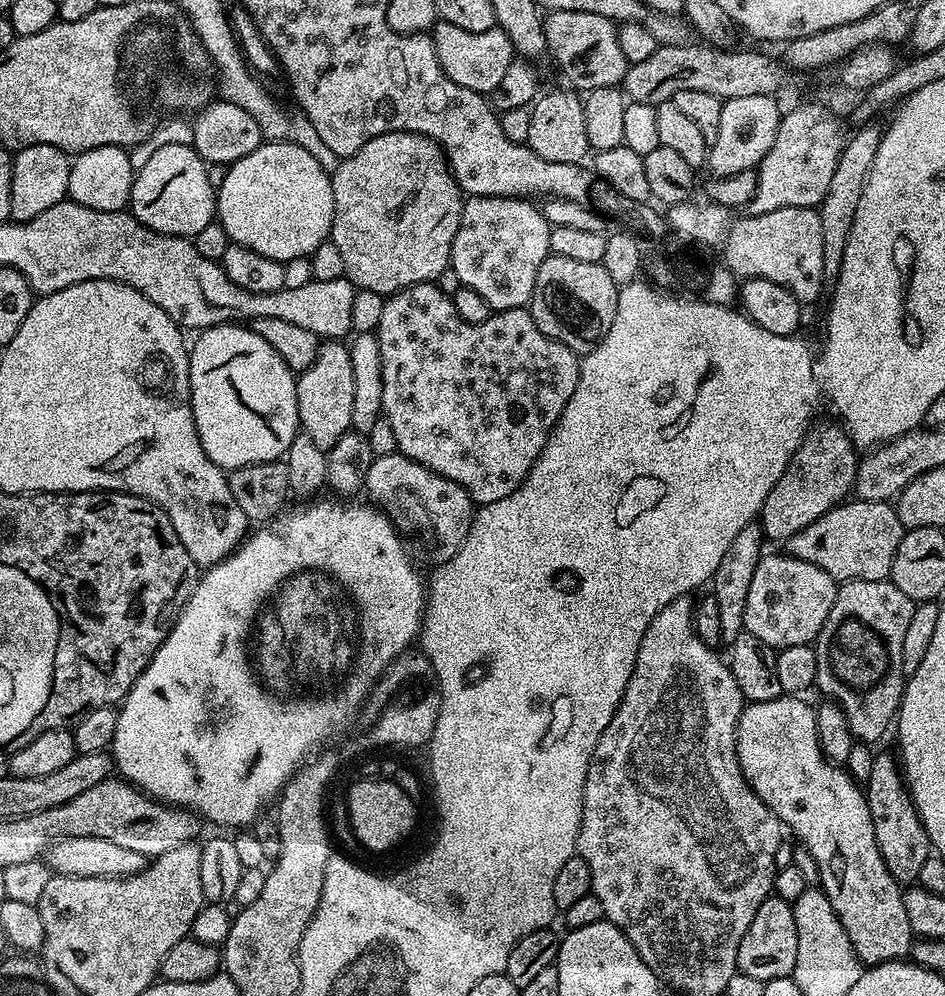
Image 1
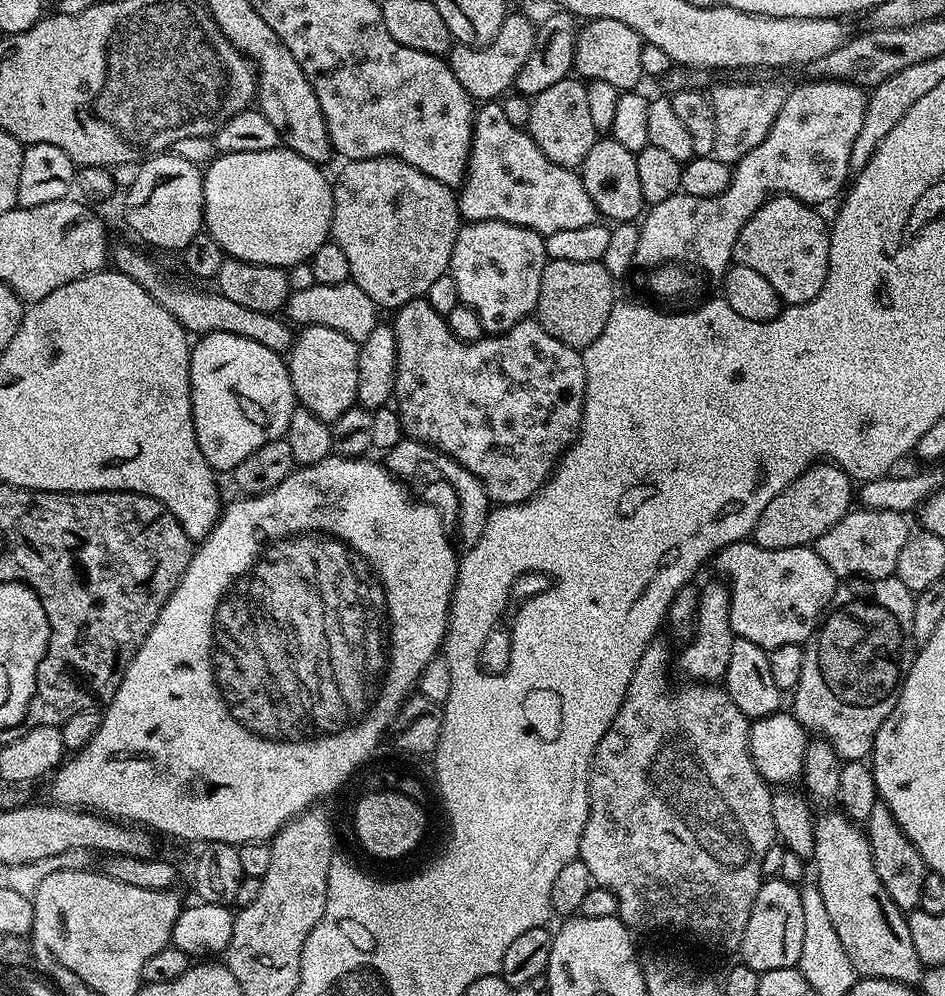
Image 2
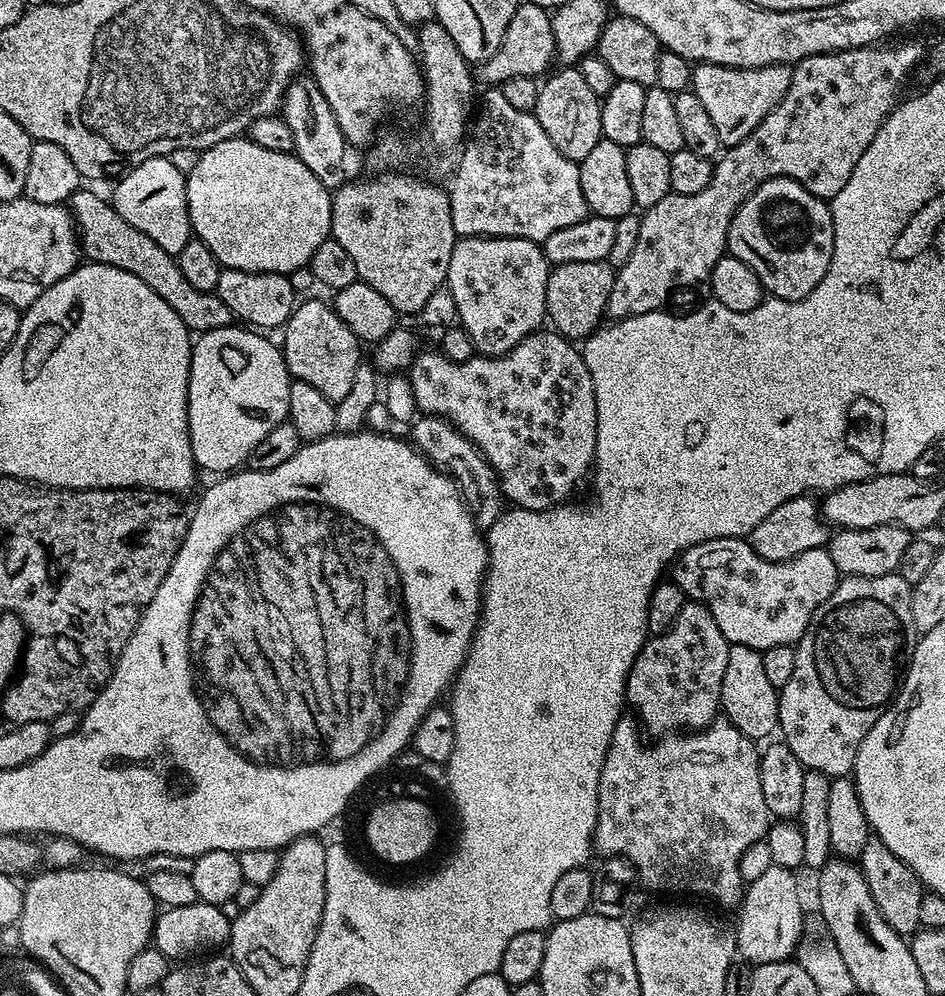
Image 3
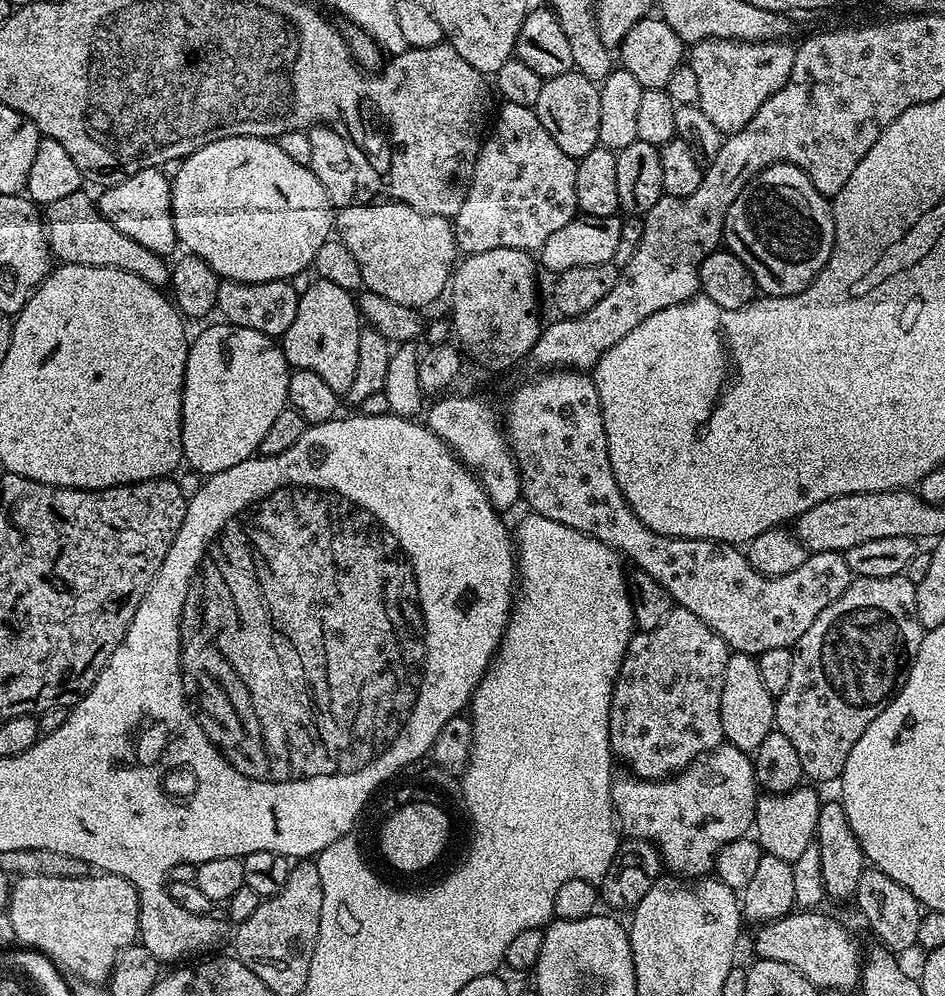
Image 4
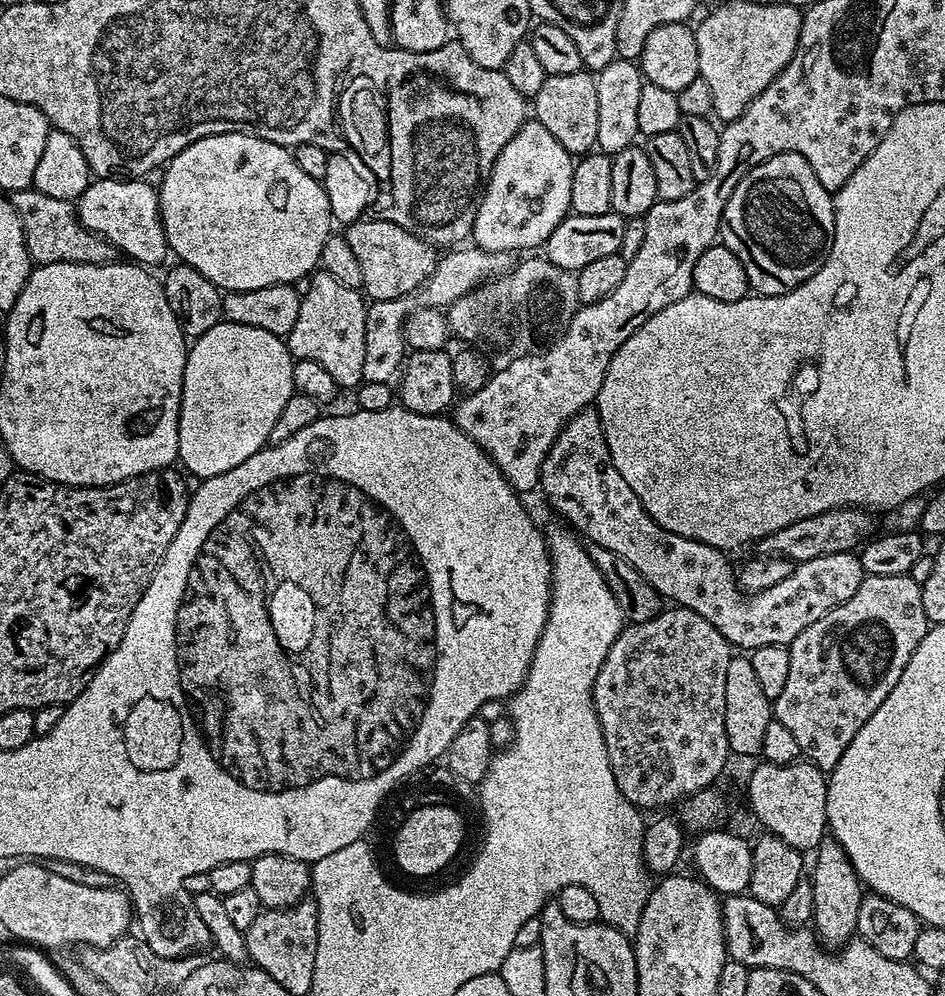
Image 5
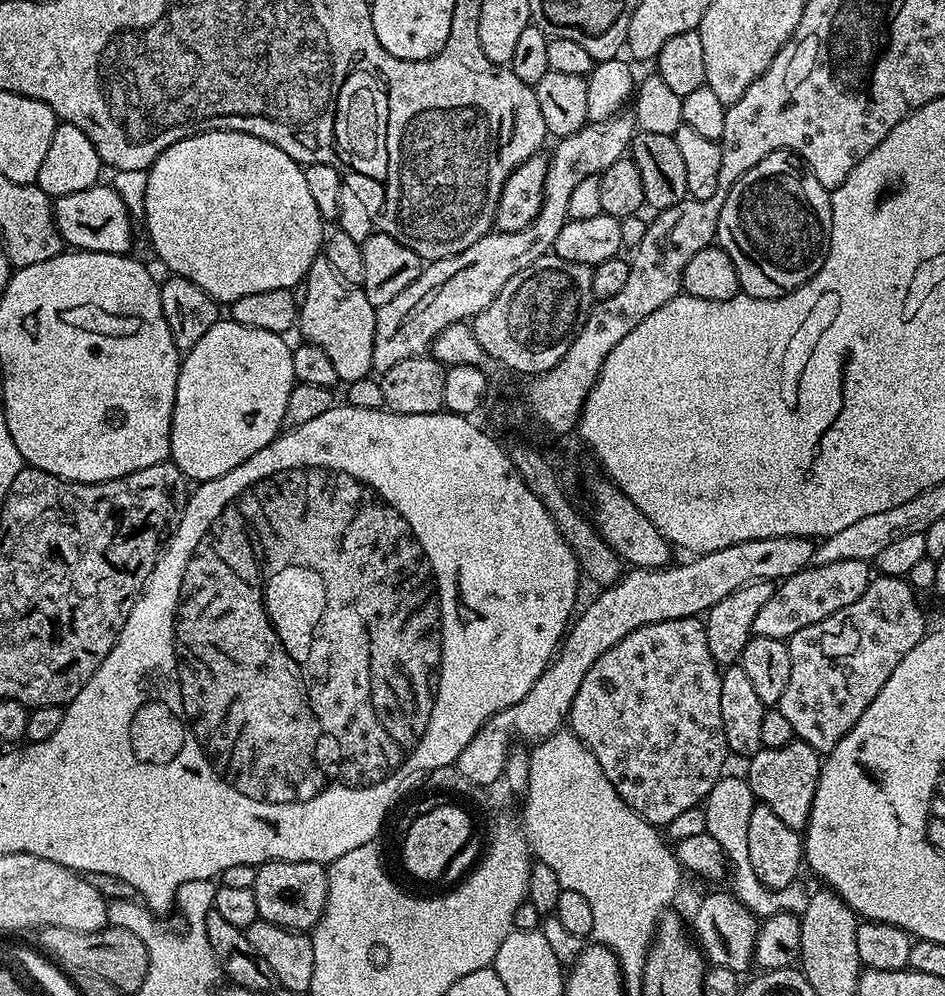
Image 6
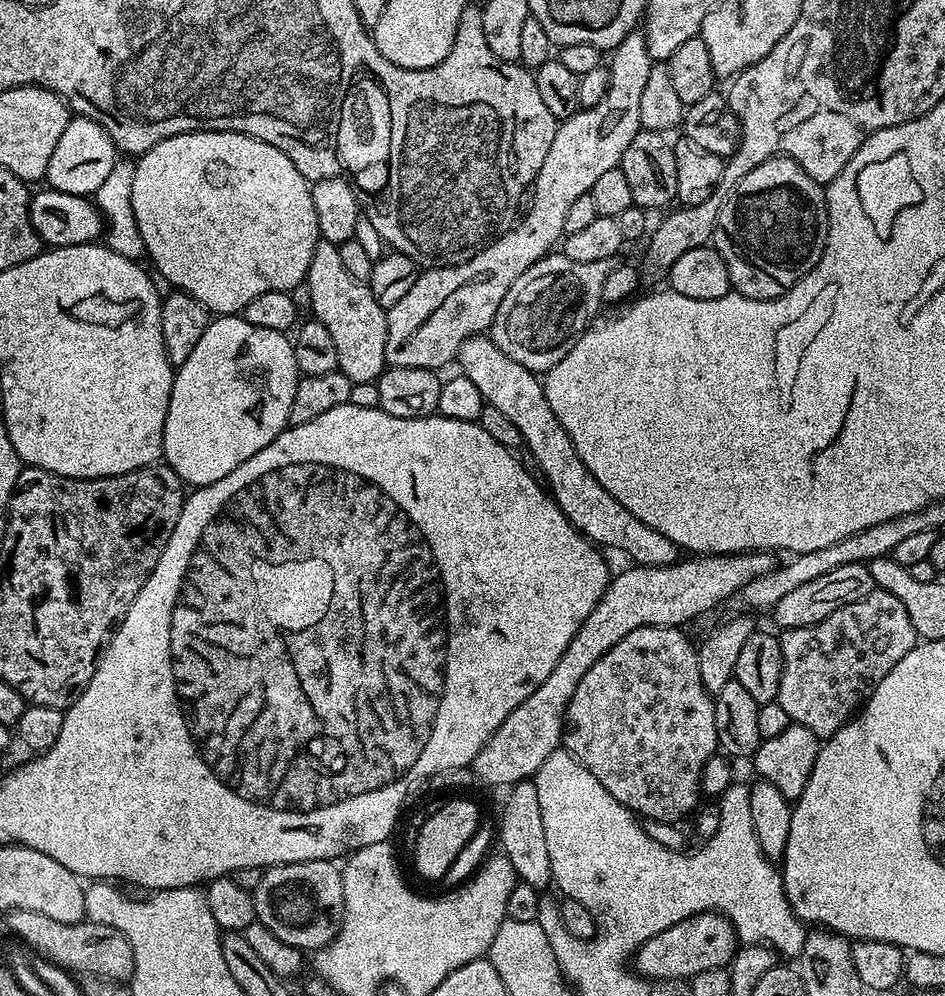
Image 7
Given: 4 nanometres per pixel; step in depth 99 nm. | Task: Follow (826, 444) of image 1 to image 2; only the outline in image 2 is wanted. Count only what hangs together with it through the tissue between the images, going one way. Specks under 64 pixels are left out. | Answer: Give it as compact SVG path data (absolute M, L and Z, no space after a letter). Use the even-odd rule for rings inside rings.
M817 462L807 468L801 476L794 478L794 482L790 482L790 486L786 486L786 490L779 492L774 498L774 502L770 502L770 506L766 506L766 510L762 510L758 522L752 530L751 539L766 550L786 550L787 548L815 545L819 536L826 534L826 530L830 530L830 526L834 526L834 522L838 522L844 517L853 504L854 481L852 477L834 463Z

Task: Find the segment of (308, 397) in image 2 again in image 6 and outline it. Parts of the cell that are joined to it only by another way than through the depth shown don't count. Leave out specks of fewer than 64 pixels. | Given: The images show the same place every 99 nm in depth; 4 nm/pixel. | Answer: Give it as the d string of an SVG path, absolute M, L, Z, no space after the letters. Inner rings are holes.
M322 254L310 266L303 282L307 285L307 299L298 308L298 332L309 344L318 346L330 357L338 381L345 385L372 372L374 358L374 322L376 309L366 298L363 287L348 284L330 266Z

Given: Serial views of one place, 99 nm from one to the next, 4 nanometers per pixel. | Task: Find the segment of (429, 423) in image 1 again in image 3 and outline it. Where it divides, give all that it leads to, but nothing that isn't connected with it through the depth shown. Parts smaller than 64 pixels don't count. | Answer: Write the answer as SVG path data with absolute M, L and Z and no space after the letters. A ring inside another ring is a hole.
M537 330L531 332L524 341L514 350L501 356L482 356L473 354L466 362L454 362L446 358L439 350L433 352L421 351L412 362L412 367L407 369L408 384L412 387L412 400L420 407L419 411L426 416L441 416L458 429L468 441L480 451L490 462L490 466L500 479L500 490L503 499L509 505L525 508L526 510L546 510L558 504L571 501L572 496L580 488L584 479L589 479L596 463L596 399L594 398L594 382L590 378L590 370L586 370L583 351L575 343L569 342L555 330Z

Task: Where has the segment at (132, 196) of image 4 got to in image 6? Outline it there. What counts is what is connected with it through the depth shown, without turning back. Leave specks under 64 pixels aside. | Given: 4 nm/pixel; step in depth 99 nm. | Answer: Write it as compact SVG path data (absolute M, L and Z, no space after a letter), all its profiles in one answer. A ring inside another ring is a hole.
M97 182L92 188L78 190L78 194L55 197L52 205L52 221L60 231L69 249L81 252L105 252L123 256L131 253L133 213L116 192L115 187Z

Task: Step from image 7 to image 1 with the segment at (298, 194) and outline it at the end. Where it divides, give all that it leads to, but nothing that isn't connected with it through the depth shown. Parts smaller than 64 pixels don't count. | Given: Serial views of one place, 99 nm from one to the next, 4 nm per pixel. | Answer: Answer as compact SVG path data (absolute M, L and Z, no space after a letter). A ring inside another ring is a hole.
M261 143L258 150L254 150L250 154L246 154L246 158L235 160L227 165L224 181L219 181L218 191L216 193L216 210L218 213L218 222L226 230L229 241L233 244L241 244L250 250L258 250L258 254L266 254L266 258L274 258L275 260L285 262L299 256L311 256L312 252L318 245L325 243L329 239L332 231L332 219L334 218L334 190L332 189L331 175L318 164L317 159L313 157L309 151L304 150L302 146L293 143Z

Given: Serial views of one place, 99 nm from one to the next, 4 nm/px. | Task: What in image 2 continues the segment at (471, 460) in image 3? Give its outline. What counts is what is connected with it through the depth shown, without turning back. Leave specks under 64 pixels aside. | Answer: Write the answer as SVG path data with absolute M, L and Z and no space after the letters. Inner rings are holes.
M402 439L398 442L398 446L387 449L386 467L397 480L401 482L409 482L420 484L425 480L428 484L449 484L456 491L456 516L460 519L460 540L464 543L465 549L473 548L478 542L478 538L482 538L482 530L486 530L486 522L490 511L490 501L486 490L482 486L482 482L478 482L478 478L474 474L470 474L470 470L466 470L454 458L447 456L445 452L439 452L437 448L432 448L429 444L423 444L417 440Z

